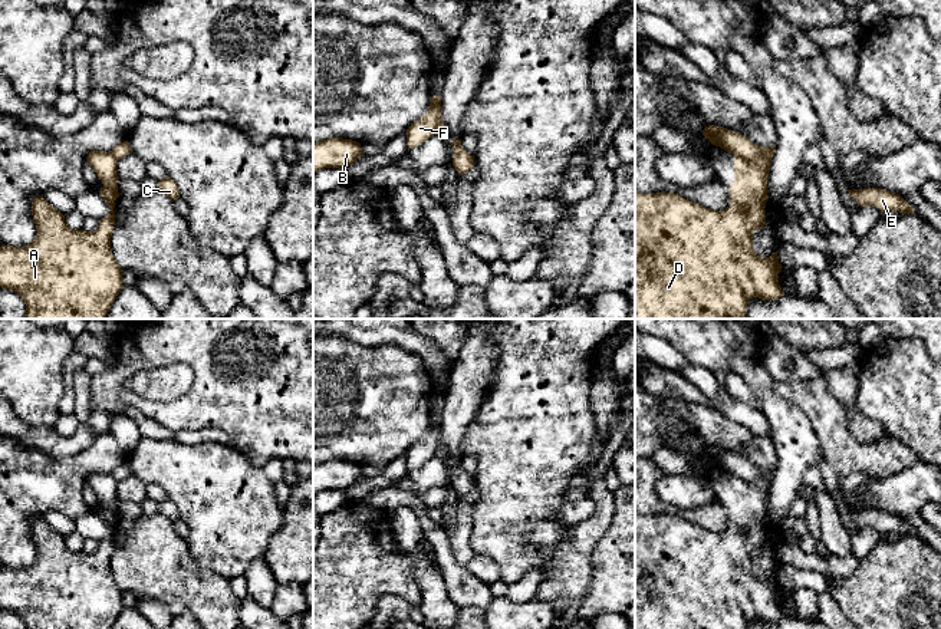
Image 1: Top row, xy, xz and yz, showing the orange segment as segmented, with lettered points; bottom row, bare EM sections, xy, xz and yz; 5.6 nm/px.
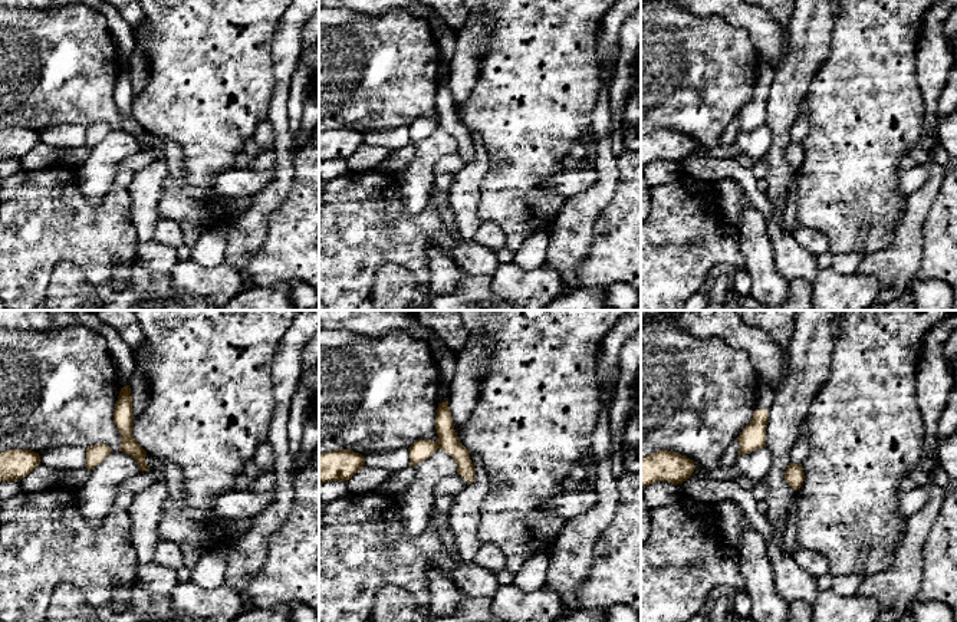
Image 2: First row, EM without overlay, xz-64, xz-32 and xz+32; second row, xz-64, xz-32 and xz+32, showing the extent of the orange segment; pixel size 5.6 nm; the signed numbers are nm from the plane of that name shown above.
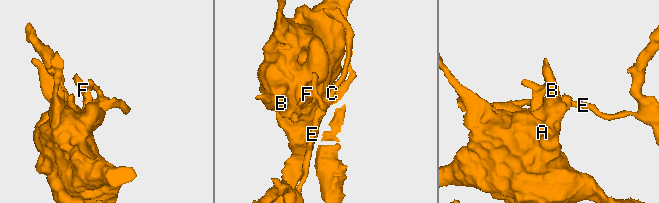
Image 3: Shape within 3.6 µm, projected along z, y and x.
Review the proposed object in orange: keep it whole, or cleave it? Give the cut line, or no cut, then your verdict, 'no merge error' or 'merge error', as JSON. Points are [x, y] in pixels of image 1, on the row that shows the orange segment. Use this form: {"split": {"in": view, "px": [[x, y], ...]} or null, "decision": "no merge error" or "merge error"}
{"split": {"in": "xz", "px": [[440, 98], [433, 106], [436, 117], [434, 134]]}, "decision": "merge error"}

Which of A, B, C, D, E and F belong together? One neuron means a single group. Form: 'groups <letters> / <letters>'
groups A B D F / C E

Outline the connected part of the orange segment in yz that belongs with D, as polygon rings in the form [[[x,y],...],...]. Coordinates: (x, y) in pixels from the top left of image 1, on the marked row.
[[[736,155],[730,204],[723,211],[708,210],[674,192],[635,191],[635,319],[746,319],[750,299],[776,300],[784,296],[777,280],[783,269],[777,251],[770,257],[759,257],[753,251],[753,234],[766,225],[770,165],[771,158]]]

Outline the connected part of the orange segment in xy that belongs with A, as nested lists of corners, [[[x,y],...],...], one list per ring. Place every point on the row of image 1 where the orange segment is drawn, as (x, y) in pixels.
[[[93,149],[88,164],[95,169],[103,187],[101,197],[108,202],[109,214],[99,220],[95,231],[72,230],[65,215],[43,197],[32,201],[32,215],[37,233],[26,247],[0,247],[0,287],[16,292],[26,303],[23,319],[106,319],[119,294],[122,269],[111,250],[111,236],[115,225],[115,201],[118,192],[116,159],[111,152]]]

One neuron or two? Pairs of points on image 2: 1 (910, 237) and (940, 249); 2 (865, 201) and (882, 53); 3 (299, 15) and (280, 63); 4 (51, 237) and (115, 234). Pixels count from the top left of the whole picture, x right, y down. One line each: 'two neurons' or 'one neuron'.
1: two neurons
2: one neuron
3: one neuron
4: one neuron

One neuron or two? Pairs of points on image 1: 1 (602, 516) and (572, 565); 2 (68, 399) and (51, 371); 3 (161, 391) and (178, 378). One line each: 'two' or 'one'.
1: one
2: two
3: one

